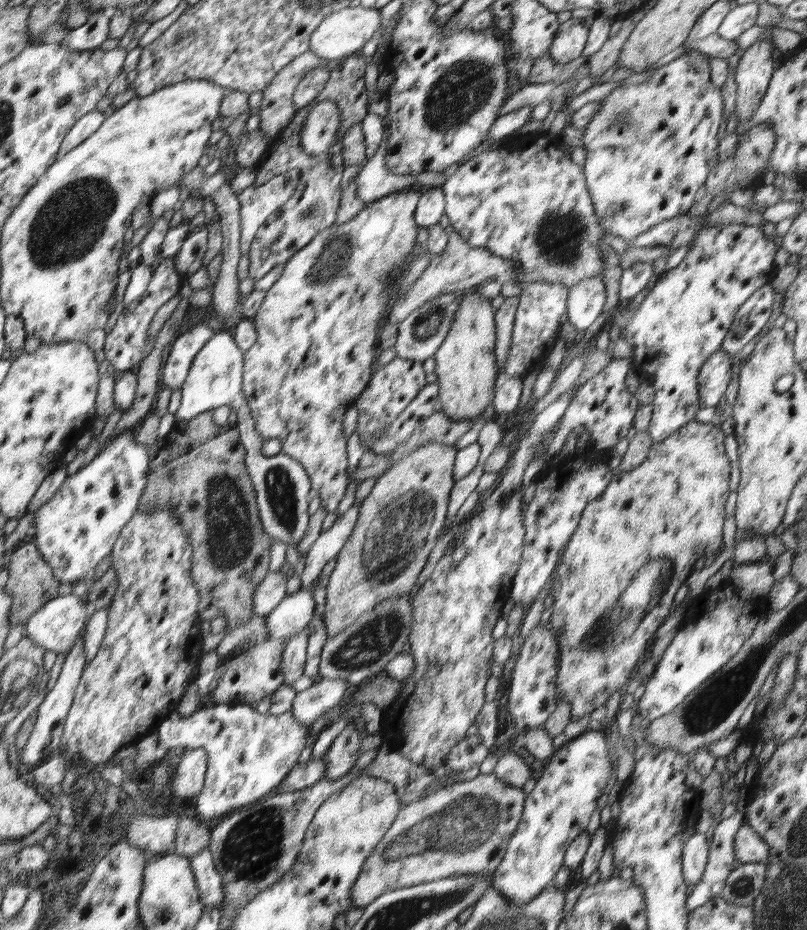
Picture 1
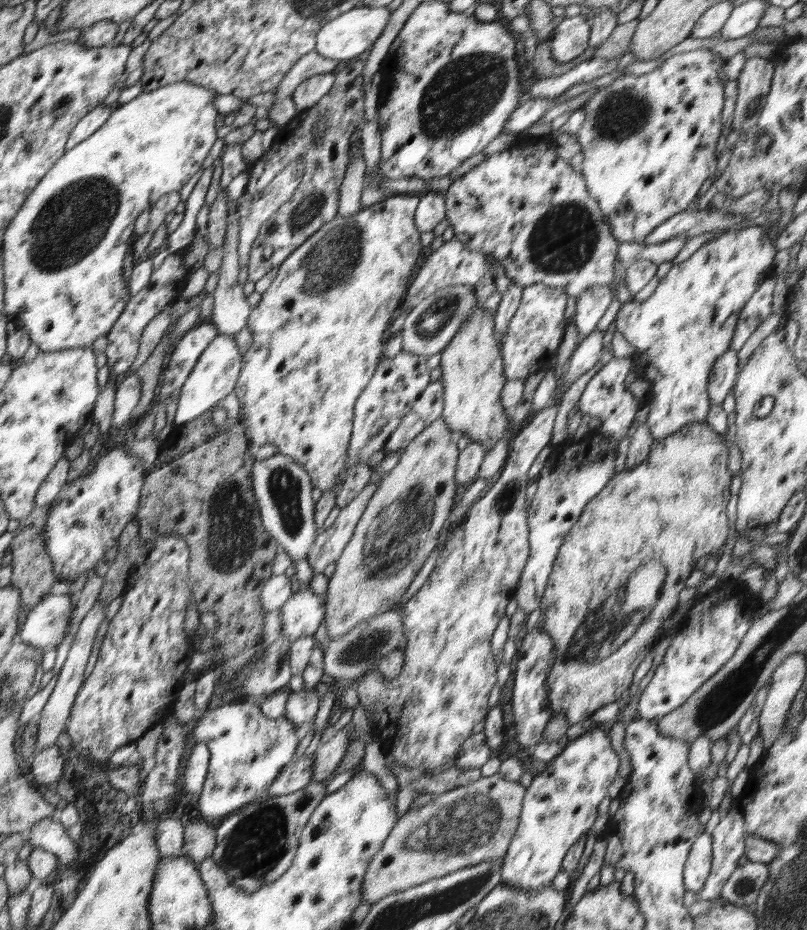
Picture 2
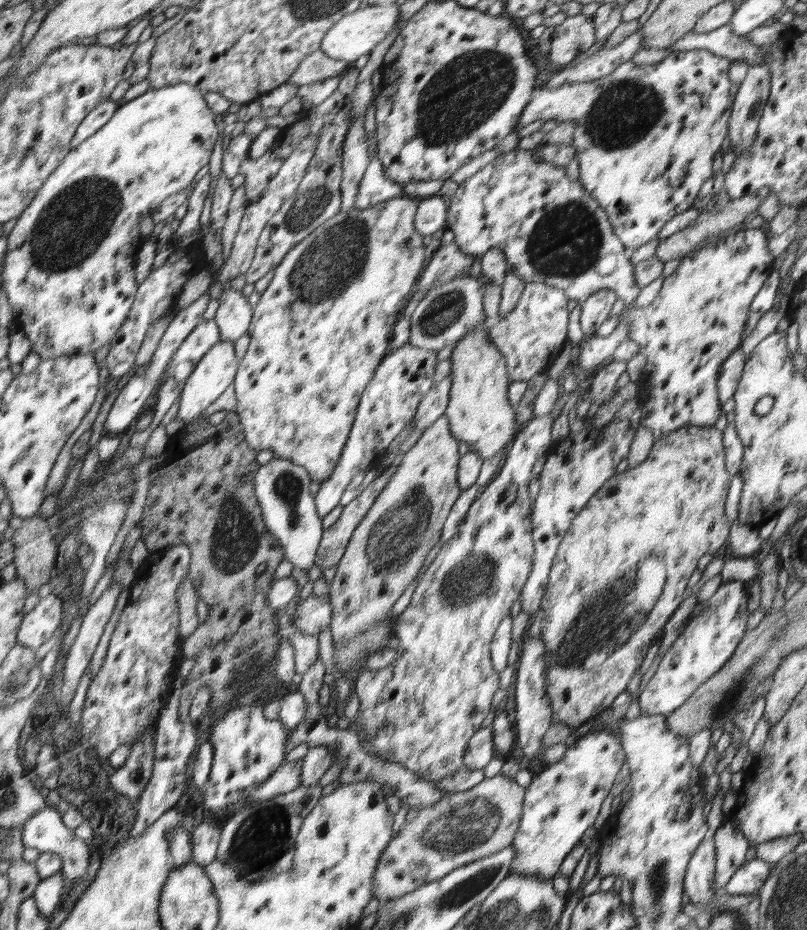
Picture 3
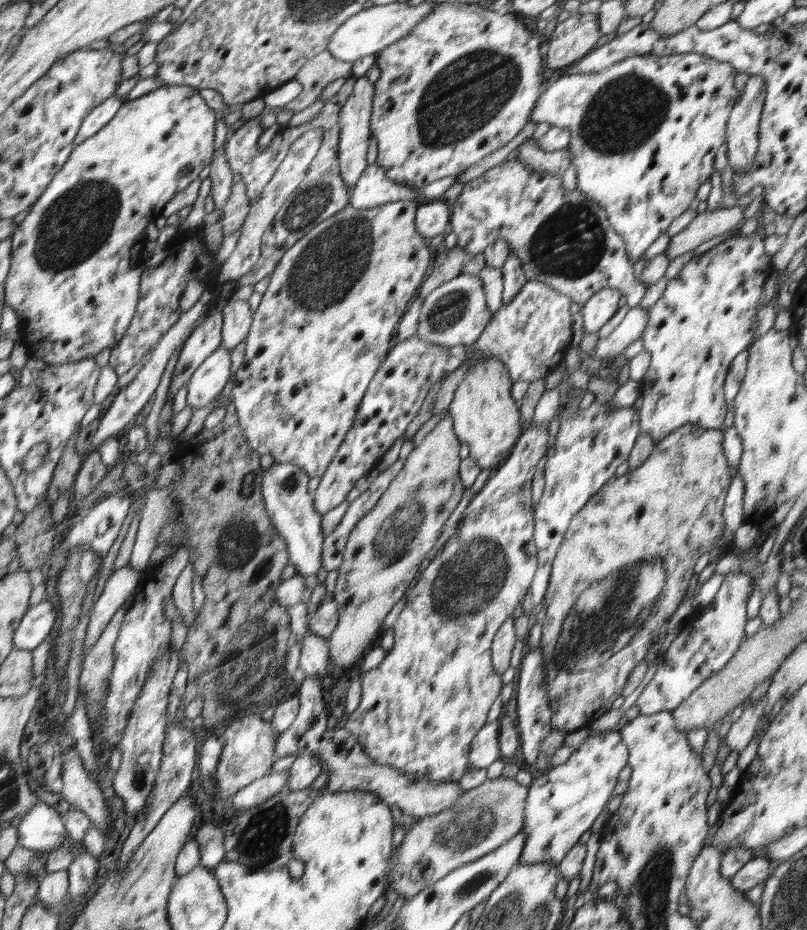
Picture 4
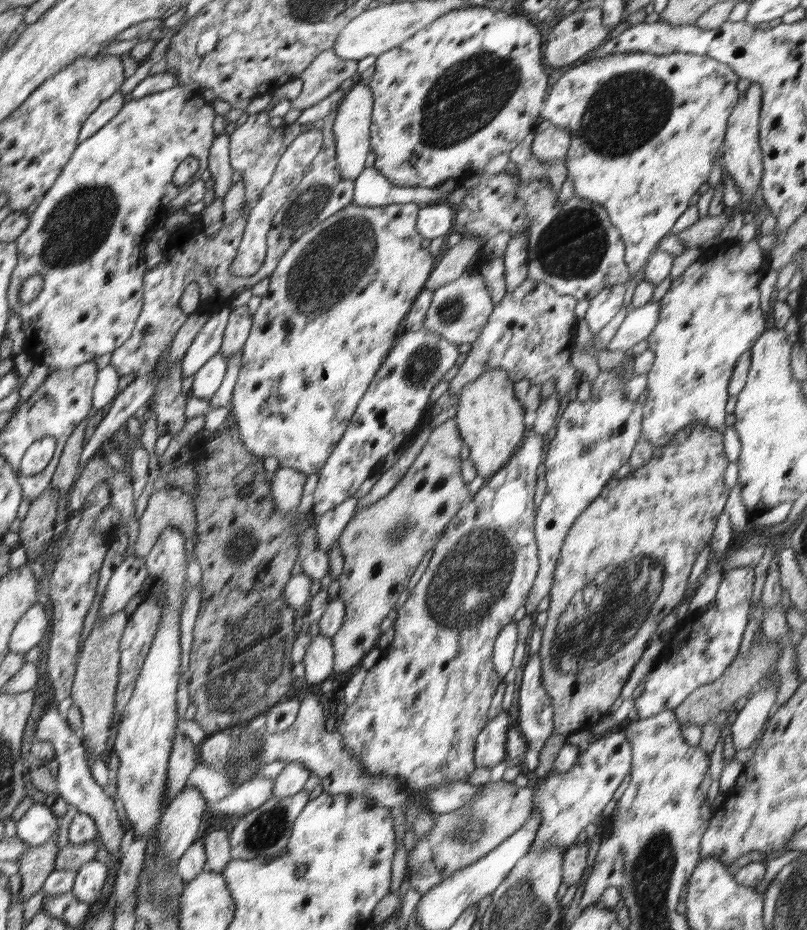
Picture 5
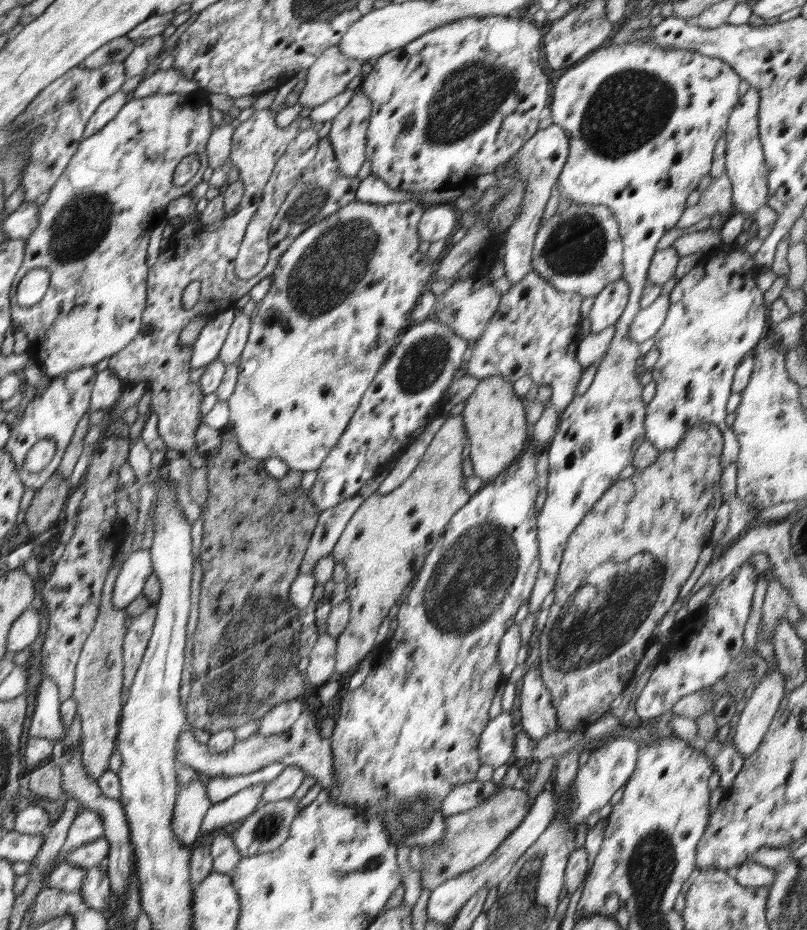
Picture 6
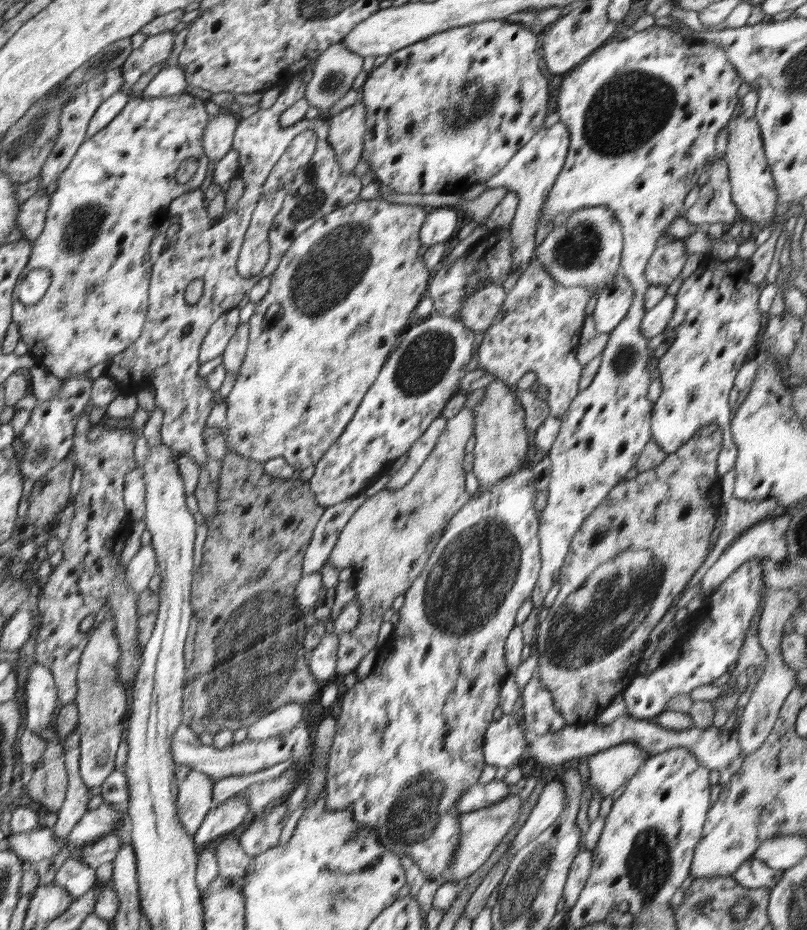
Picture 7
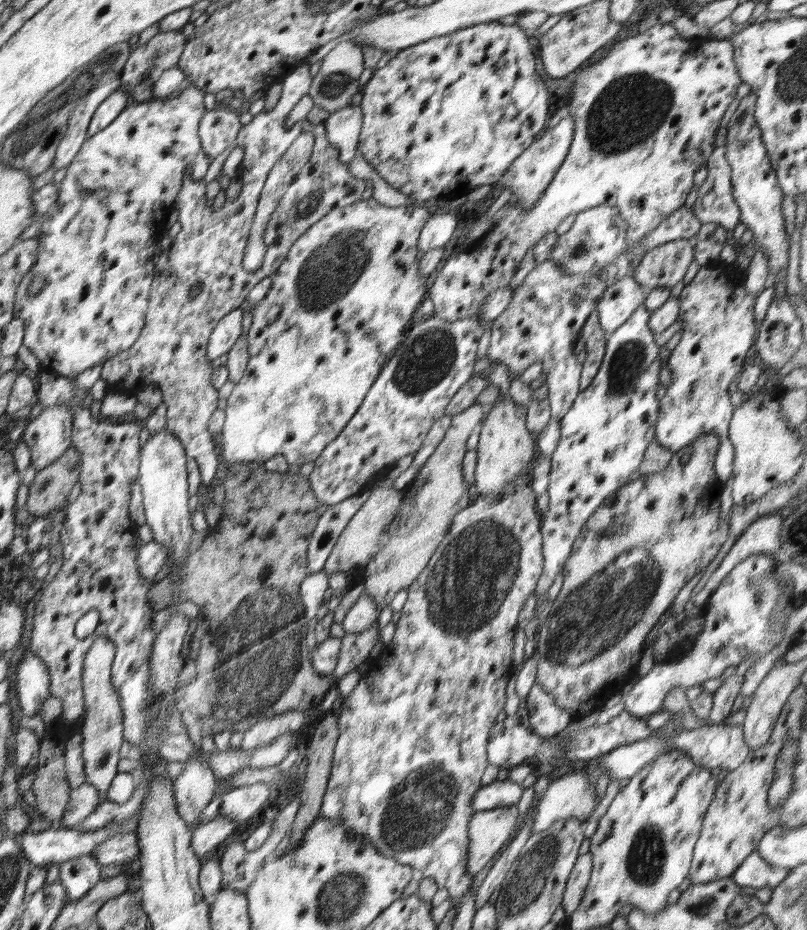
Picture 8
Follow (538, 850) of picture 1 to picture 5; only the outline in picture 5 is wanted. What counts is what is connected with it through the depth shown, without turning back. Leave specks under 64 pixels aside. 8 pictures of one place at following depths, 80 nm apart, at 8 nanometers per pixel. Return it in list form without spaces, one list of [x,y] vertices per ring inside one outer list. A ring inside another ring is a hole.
[[[618,728],[612,734],[591,742],[586,752],[578,756],[576,764],[564,774],[552,774],[541,779],[542,782],[534,788],[534,808],[531,814],[539,812],[541,823],[538,827],[531,850],[543,850],[549,846],[568,848],[574,844],[574,840],[584,828],[593,822],[602,813],[604,807],[611,801],[614,793],[620,786],[623,778],[632,772],[632,744],[626,741],[626,734],[622,728]]]

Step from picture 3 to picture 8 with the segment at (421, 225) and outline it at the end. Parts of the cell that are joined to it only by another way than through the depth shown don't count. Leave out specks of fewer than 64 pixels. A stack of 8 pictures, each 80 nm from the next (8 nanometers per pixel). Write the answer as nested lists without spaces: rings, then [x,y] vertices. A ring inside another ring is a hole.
[[[433,210],[431,217],[420,231],[418,249],[423,252],[442,248],[456,230],[456,213]]]

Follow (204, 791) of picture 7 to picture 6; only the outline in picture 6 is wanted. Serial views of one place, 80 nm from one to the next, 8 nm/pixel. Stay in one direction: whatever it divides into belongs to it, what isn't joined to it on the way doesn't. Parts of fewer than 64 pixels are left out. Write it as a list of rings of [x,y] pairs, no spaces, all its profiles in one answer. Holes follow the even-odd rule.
[[[204,776],[196,777],[188,785],[177,790],[176,804],[171,822],[171,829],[182,844],[191,848],[200,834],[201,822],[213,806],[208,800],[208,789]]]

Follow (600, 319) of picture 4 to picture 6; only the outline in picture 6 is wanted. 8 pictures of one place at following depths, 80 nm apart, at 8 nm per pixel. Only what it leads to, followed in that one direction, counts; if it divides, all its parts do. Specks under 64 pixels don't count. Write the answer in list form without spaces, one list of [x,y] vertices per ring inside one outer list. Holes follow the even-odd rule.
[[[623,279],[608,284],[595,298],[590,310],[591,333],[602,332],[604,328],[617,324],[630,296],[630,286]]]

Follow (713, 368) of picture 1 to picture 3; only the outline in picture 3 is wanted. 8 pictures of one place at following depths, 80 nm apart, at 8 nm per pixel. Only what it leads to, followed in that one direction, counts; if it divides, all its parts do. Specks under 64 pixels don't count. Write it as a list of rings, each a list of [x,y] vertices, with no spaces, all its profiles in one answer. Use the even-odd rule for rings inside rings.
[[[738,348],[723,362],[718,373],[718,384],[716,384],[720,404],[724,405],[734,396],[746,361],[747,357],[743,355],[742,349]]]

